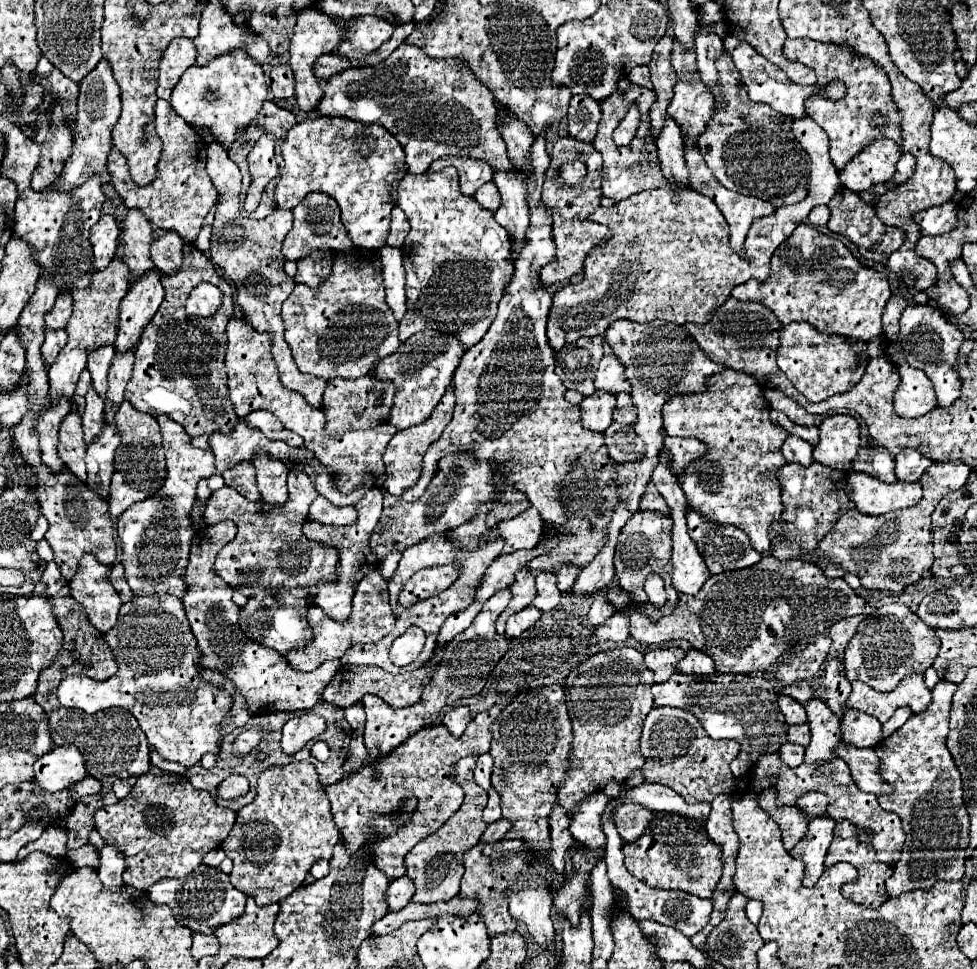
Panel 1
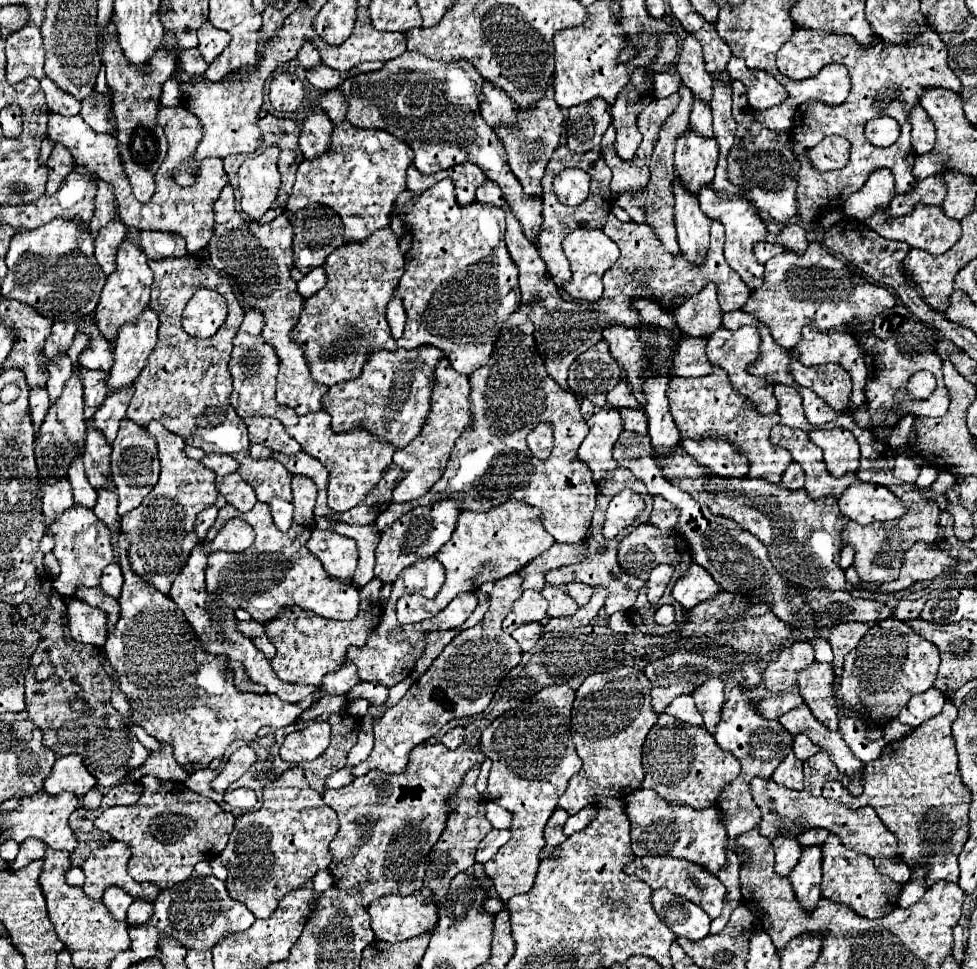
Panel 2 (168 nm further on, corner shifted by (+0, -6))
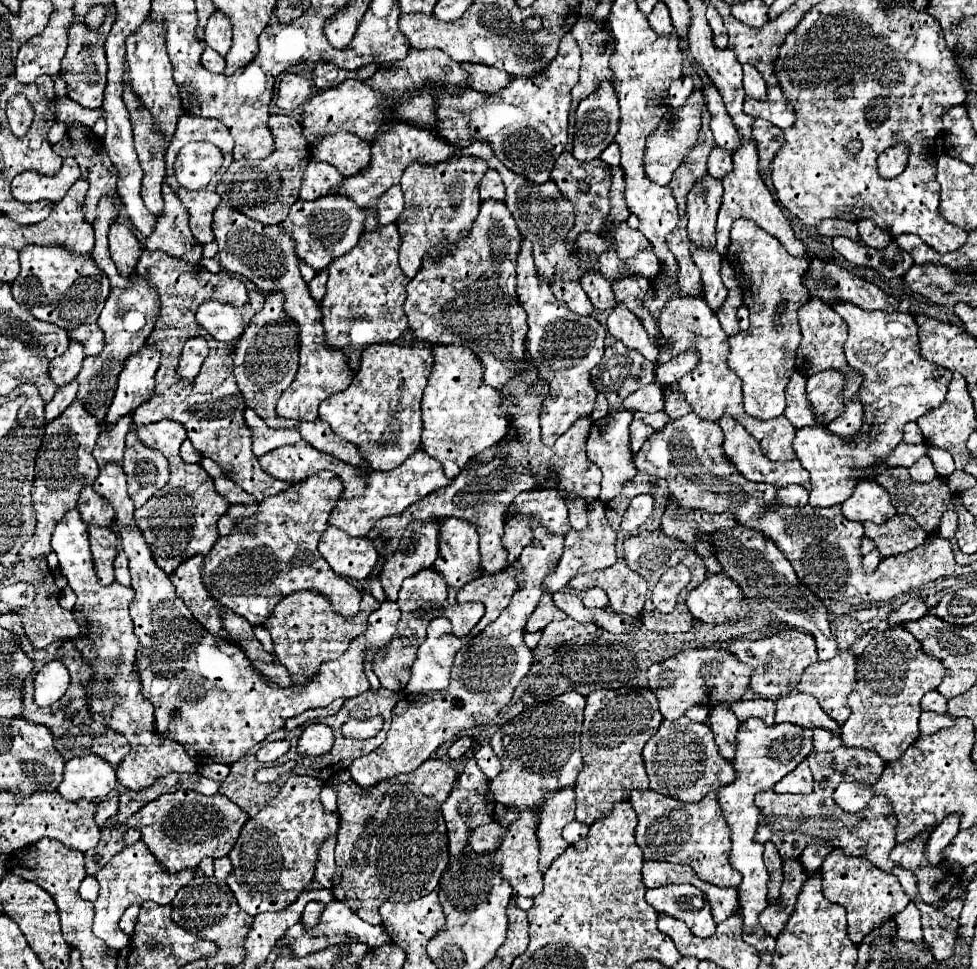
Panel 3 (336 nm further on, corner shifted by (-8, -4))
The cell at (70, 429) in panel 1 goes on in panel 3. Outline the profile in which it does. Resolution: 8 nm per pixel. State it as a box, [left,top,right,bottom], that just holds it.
[78,486,114,526]

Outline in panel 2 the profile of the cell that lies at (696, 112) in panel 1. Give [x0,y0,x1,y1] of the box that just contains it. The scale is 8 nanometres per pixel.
[674,128,718,194]

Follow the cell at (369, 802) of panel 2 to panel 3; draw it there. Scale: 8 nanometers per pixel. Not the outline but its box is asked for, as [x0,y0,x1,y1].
[332,758,456,924]

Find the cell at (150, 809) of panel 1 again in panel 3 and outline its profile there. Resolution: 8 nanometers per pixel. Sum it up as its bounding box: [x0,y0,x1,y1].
[128,790,248,874]

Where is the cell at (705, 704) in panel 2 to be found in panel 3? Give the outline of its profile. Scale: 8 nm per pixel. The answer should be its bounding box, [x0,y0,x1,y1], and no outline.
[710,704,738,762]

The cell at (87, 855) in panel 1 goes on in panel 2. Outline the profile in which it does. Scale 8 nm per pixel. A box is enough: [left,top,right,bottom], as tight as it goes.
[82,842,160,902]

